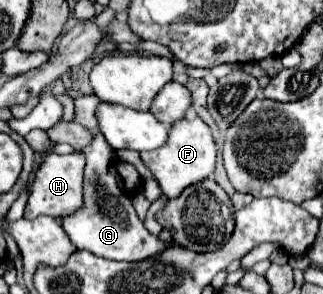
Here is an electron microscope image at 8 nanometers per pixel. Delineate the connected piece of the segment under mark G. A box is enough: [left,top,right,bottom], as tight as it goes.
[62,133,176,261]

